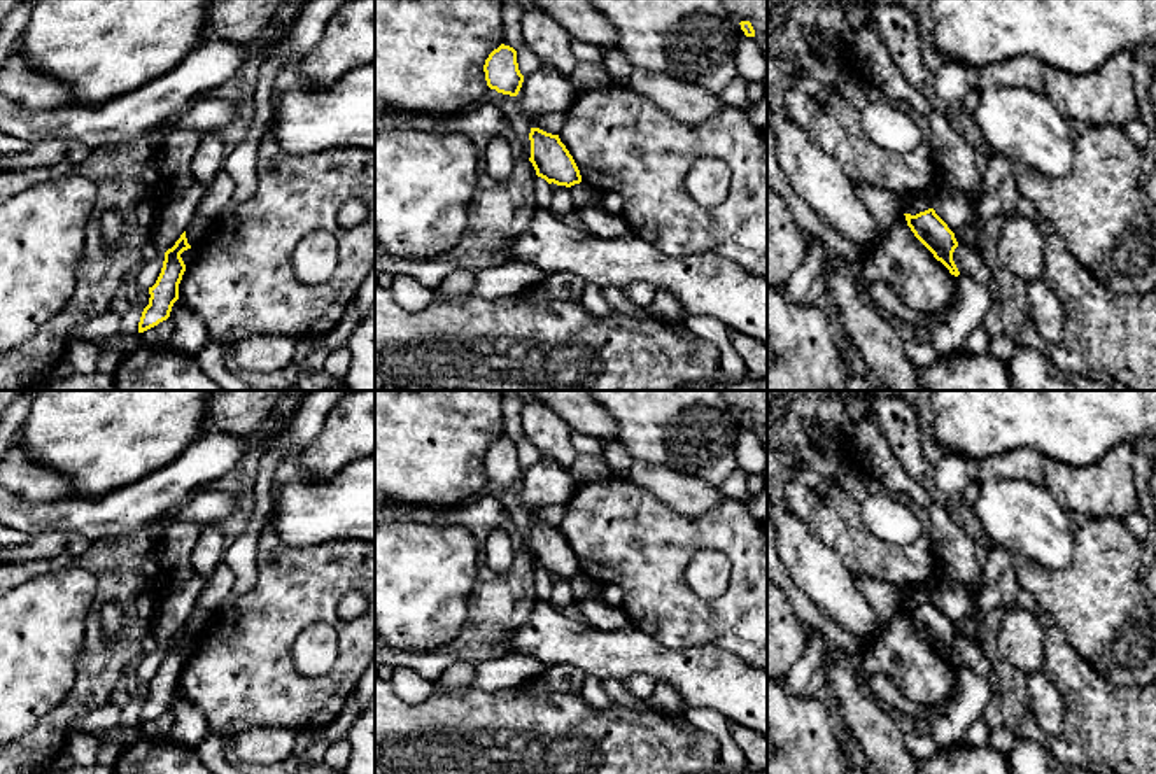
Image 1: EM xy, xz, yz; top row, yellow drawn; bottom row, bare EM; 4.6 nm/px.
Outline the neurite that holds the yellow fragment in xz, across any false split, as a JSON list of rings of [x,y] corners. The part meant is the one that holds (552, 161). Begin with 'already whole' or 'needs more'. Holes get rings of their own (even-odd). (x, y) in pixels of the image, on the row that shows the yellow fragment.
already whole | [[[531,128],[531,158],[536,175],[548,184],[571,187],[582,182],[580,170],[559,135]]]

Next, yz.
already whole | [[[928,208],[916,215],[904,215],[914,236],[949,270],[951,275],[958,277],[960,271],[953,261],[953,252],[958,247],[958,242],[935,210]]]

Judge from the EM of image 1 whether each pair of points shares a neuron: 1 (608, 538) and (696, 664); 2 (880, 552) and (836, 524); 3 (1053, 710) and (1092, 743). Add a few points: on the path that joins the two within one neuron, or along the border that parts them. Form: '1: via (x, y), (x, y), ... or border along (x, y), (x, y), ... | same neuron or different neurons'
1: border along (647, 634), (669, 648), (715, 645), (726, 652) | different neurons
2: via (869, 552), (864, 552), (846, 534) | same neuron
3: border along (1046, 678), (1062, 704), (1062, 729), (1050, 738) | different neurons

